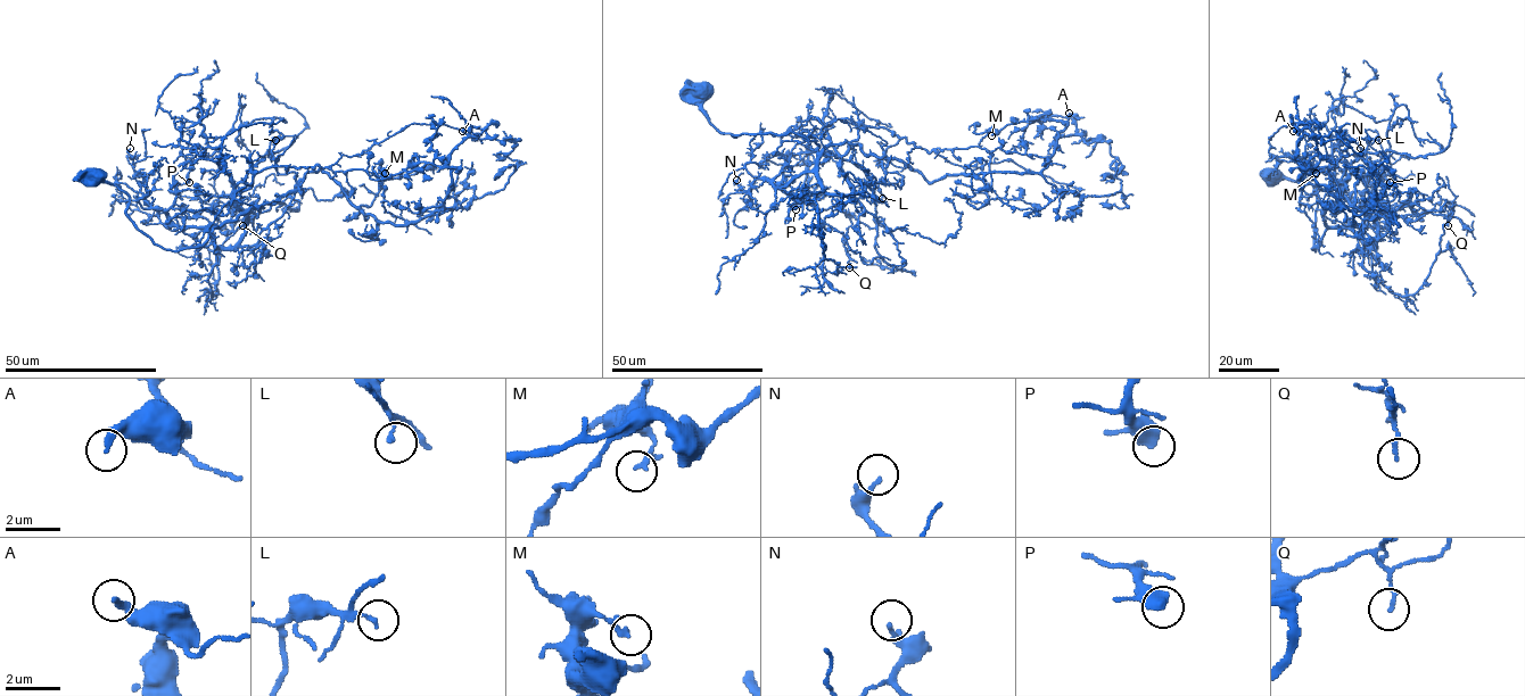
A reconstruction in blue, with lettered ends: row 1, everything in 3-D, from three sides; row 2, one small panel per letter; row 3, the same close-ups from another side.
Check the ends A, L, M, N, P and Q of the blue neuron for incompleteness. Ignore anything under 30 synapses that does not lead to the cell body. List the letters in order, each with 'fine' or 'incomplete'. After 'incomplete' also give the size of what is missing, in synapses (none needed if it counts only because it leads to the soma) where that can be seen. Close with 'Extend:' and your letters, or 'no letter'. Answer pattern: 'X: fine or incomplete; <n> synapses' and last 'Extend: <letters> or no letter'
A: fine
L: fine
M: fine
N: fine
P: fine
Q: fine
Extend: no letter

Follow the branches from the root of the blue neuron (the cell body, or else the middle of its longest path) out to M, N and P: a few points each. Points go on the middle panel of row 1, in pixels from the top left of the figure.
M: (698, 91), (722, 132), (794, 132), (819, 152), (856, 143), (928, 182), (1039, 173), (1065, 124), (991, 135)
N: (698, 91), (722, 132), (794, 132), (818, 146), (816, 165), (782, 187), (757, 179), (748, 192), (736, 180)
P: (698, 91), (722, 132), (794, 132), (818, 146), (810, 171), (782, 187), (773, 180), (782, 171), (796, 209)

